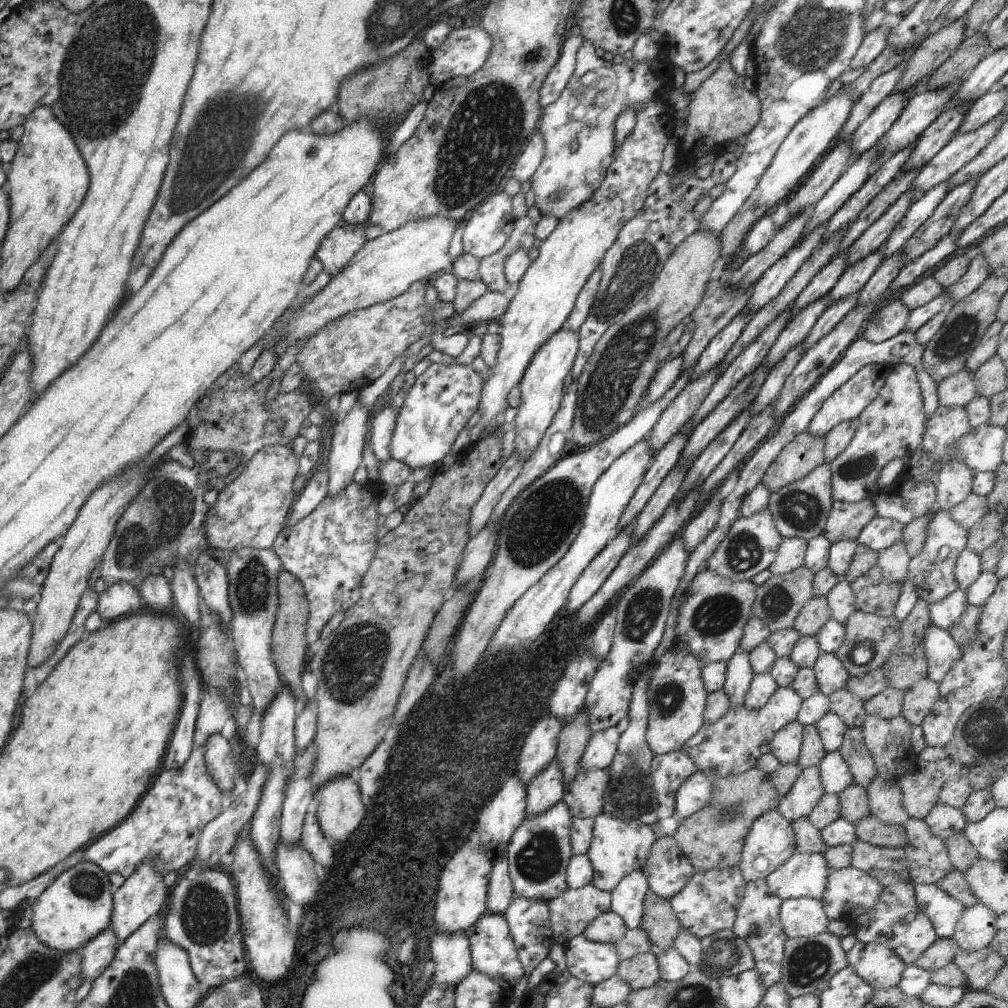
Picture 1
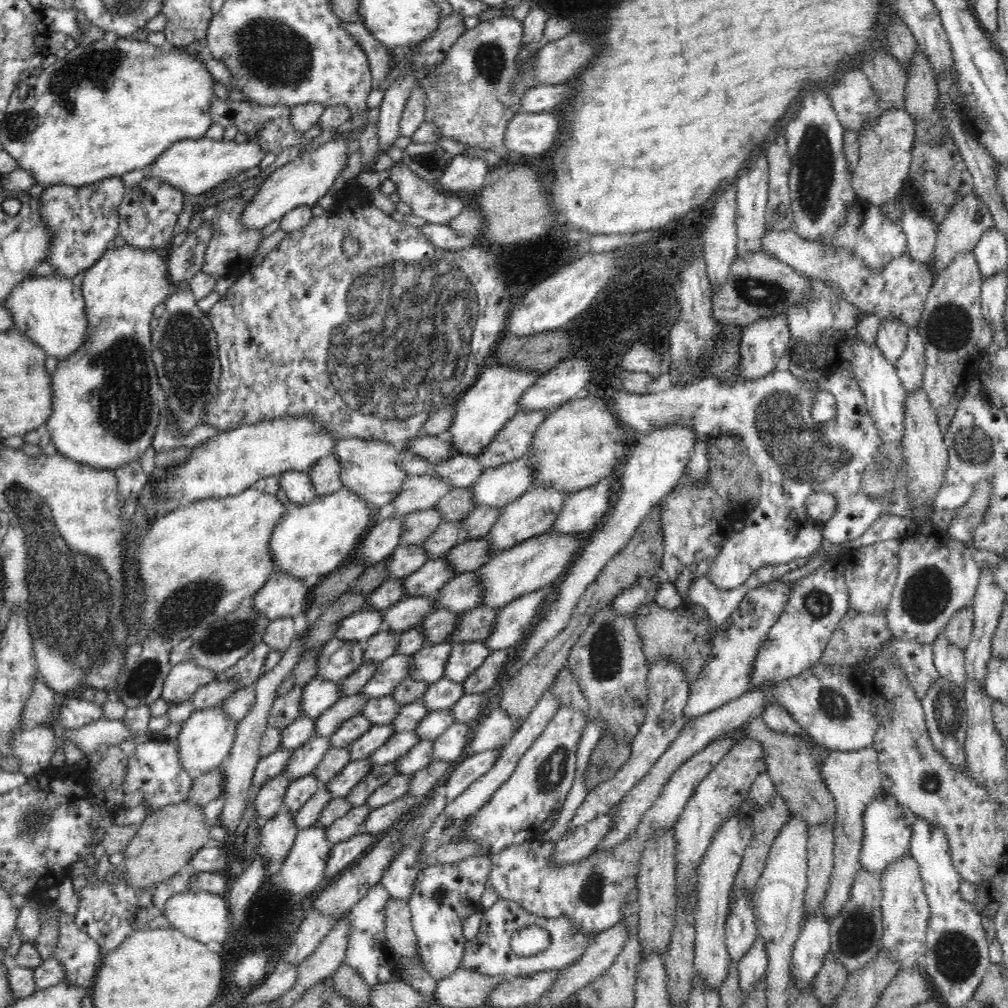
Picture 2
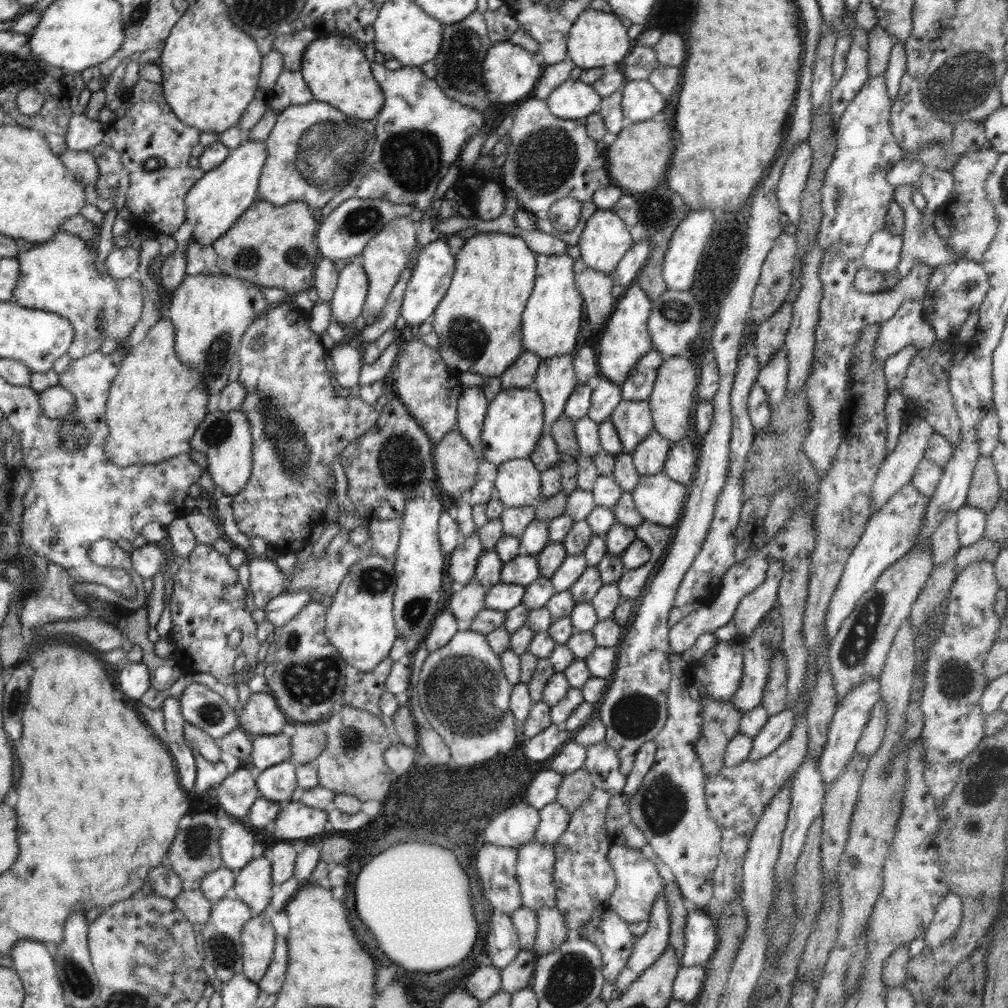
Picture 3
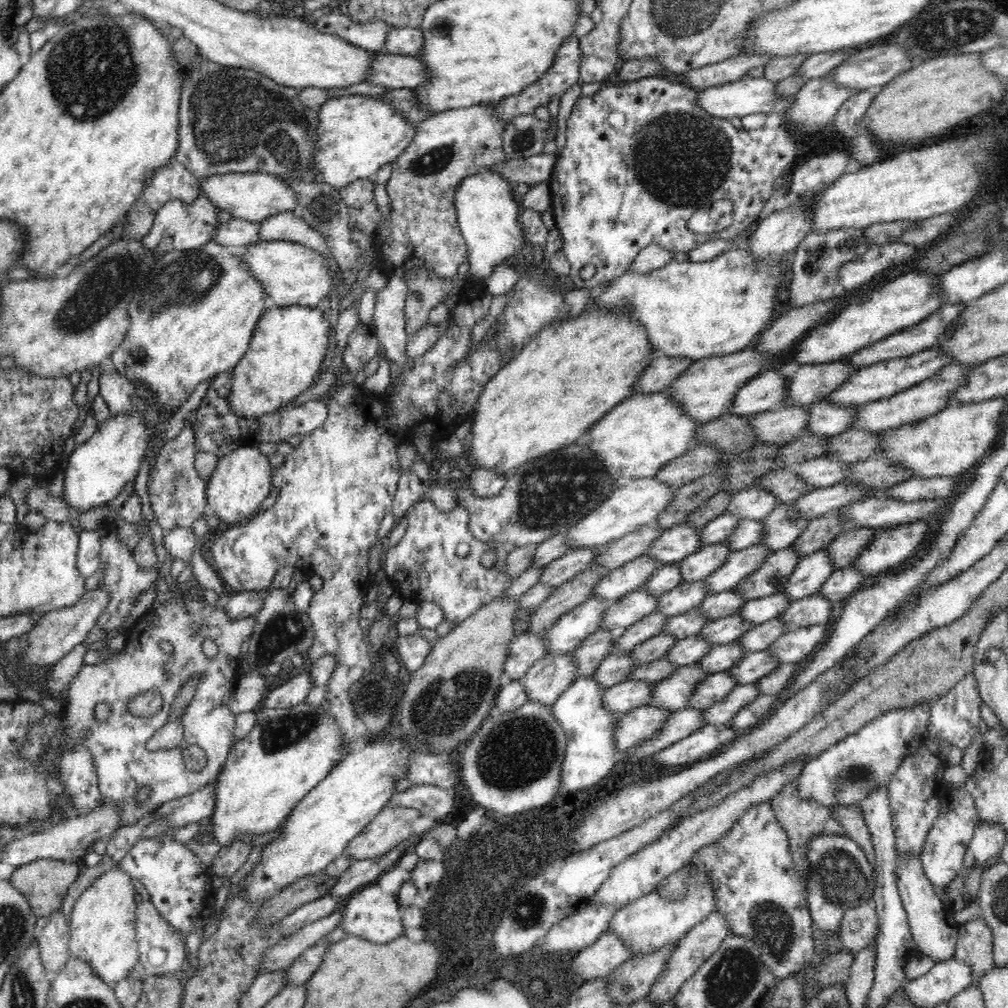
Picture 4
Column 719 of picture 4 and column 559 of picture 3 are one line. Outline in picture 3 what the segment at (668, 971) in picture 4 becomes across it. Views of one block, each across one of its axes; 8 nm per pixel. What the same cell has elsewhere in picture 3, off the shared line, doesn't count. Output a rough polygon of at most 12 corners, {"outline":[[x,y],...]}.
{"outline":[[538,908],[533,950],[550,954],[568,940],[568,923],[554,908]]}

